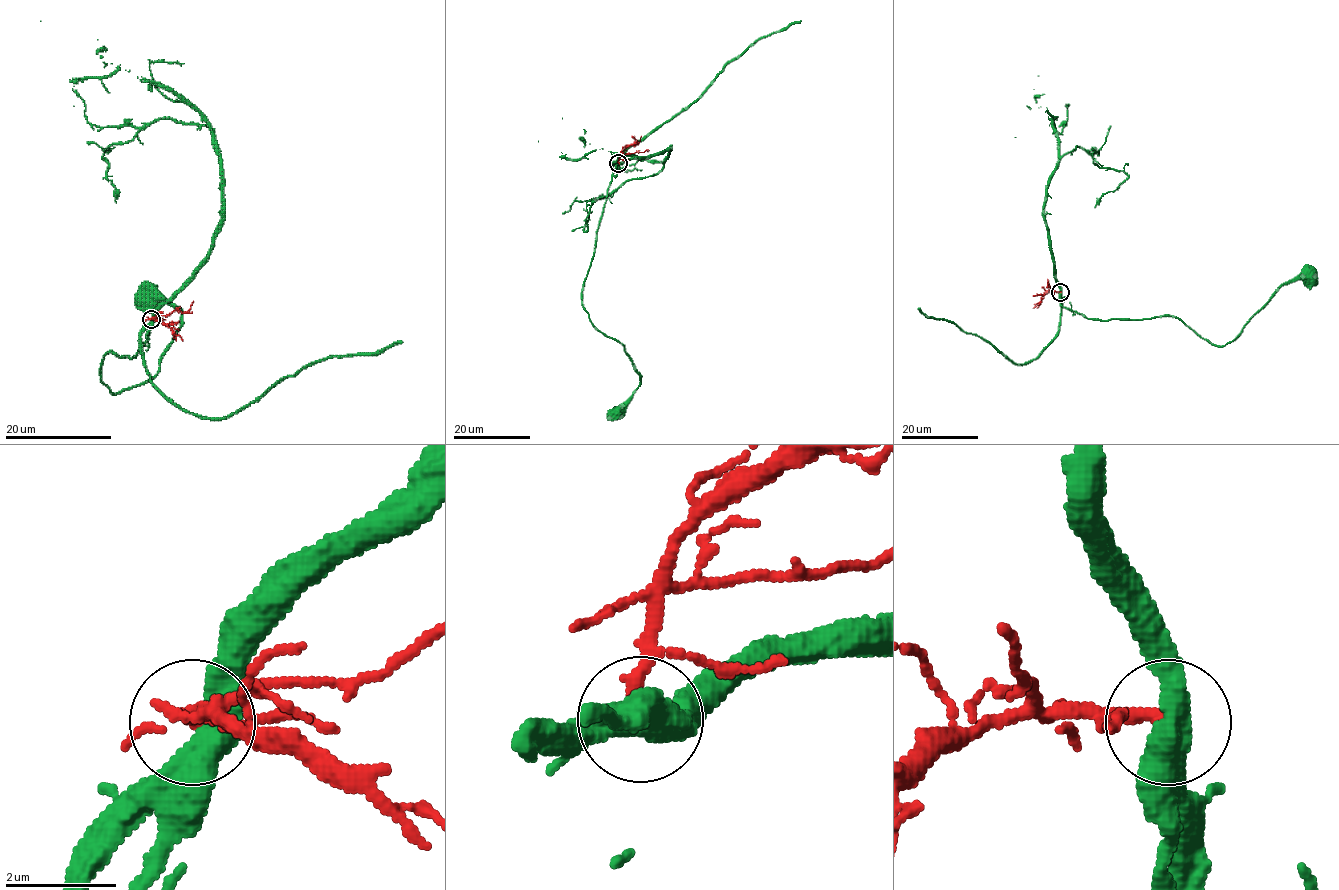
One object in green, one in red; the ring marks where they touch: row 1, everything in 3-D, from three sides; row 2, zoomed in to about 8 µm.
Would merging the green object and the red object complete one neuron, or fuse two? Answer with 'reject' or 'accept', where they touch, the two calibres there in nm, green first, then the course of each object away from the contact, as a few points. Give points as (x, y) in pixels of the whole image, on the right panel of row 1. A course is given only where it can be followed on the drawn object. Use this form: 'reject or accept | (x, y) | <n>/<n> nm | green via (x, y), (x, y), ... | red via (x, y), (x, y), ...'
reject | (1060, 292) | 550/280 nm | green via (1061, 292), (1064, 307), (1088, 318), (1173, 316), (1221, 346), (1229, 343), (1280, 287), (1310, 275) | red via (1061, 292), (1048, 291), (1033, 308)

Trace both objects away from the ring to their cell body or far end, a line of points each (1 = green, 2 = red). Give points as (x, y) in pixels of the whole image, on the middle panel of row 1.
1: (619, 164), (606, 191), (581, 291), (592, 324), (625, 347), (639, 374), (640, 383), (618, 413)
2: (618, 164), (619, 153), (639, 142), (641, 136)

